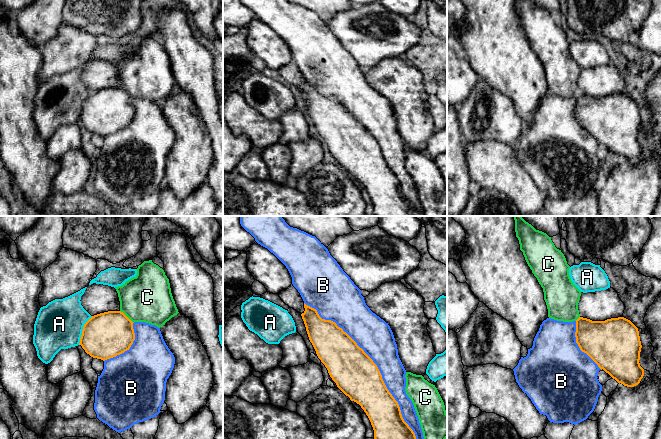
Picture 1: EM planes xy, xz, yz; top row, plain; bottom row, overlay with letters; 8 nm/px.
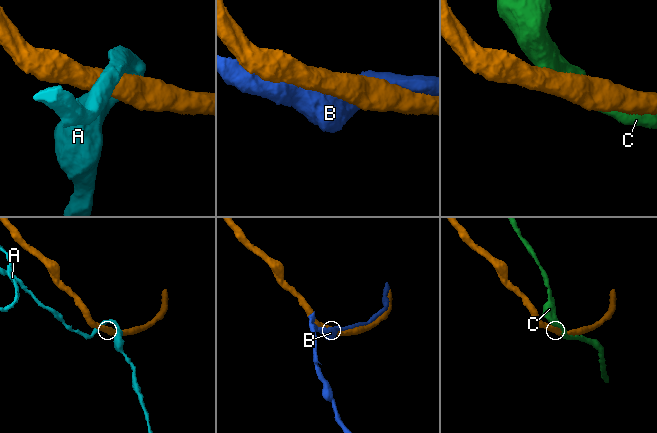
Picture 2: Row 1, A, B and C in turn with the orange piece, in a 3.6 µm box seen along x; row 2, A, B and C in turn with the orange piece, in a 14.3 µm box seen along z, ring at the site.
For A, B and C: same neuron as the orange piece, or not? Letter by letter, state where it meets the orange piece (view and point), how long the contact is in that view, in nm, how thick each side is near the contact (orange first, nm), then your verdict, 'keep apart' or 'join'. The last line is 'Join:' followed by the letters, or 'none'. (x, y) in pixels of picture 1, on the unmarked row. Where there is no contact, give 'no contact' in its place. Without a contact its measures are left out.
A: xy (82, 106) | 260 nm | 360/380 nm | keep apart
B: xz (375, 140) | 1400 nm | 360/280 nm | join
C: xy (126, 92) | 150 nm | 360/380 nm | keep apart
Join: B

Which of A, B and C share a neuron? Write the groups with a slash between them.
A / B / C

